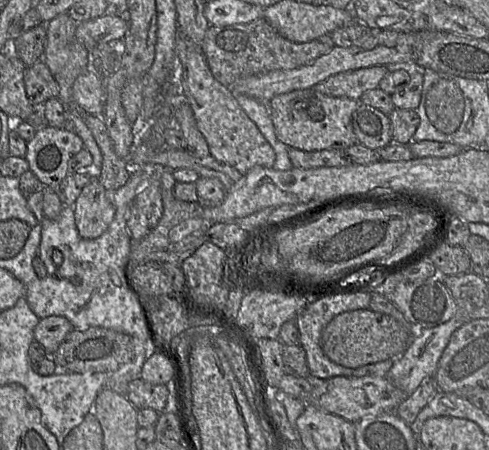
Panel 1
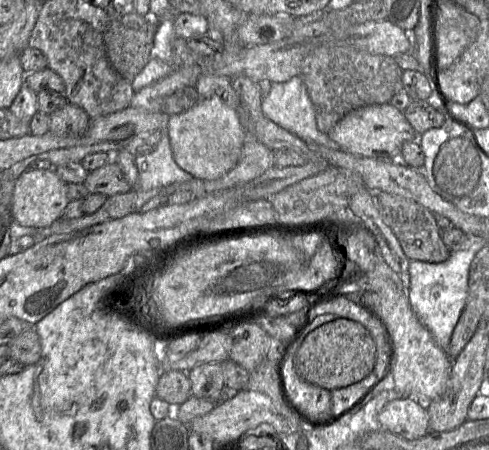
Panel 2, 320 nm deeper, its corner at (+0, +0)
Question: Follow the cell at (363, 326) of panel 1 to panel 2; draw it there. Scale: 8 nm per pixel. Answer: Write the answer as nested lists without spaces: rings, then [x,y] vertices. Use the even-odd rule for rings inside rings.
[[[338,318],[326,322],[307,334],[299,337],[288,352],[283,362],[283,380],[287,395],[298,394],[300,386],[307,388],[322,387],[334,390],[349,386],[364,379],[371,373],[376,363],[376,346],[370,332],[359,322]]]

